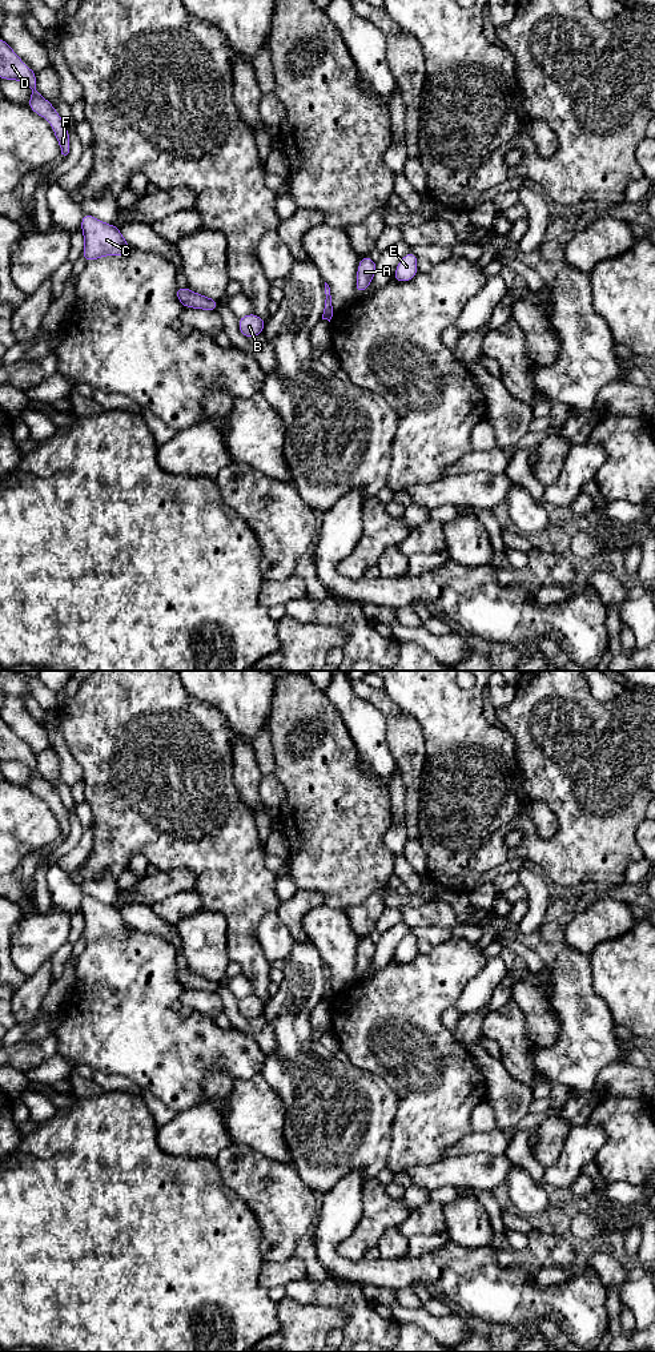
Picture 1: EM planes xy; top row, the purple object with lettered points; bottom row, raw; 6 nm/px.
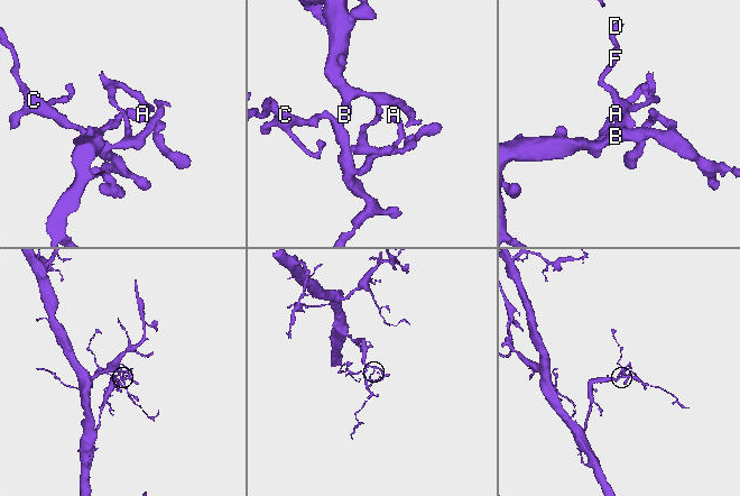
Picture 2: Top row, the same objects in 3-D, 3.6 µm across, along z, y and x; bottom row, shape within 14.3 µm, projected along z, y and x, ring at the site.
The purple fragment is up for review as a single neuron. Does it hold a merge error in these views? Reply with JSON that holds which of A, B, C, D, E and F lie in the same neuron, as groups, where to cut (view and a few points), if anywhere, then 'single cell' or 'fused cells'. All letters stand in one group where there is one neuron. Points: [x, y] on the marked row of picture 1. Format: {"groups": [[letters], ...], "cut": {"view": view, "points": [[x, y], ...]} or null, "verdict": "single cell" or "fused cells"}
{"groups": [["A"], ["B", "C", "D", "E", "F"]], "cut": {"view": "xy", "points": [[333, 310], [326, 318]]}, "verdict": "fused cells"}

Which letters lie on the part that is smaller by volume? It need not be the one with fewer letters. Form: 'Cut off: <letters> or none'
Cut off: A

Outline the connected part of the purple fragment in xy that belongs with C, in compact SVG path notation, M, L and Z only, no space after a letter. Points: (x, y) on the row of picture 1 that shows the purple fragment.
M84 213L81 232L85 242L83 257L87 263L104 255L124 255L130 249L117 226L104 224L91 214Z

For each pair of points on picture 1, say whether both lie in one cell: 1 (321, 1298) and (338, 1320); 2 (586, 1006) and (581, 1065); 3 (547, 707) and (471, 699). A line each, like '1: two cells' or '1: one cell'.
1: two cells
2: one cell
3: two cells

